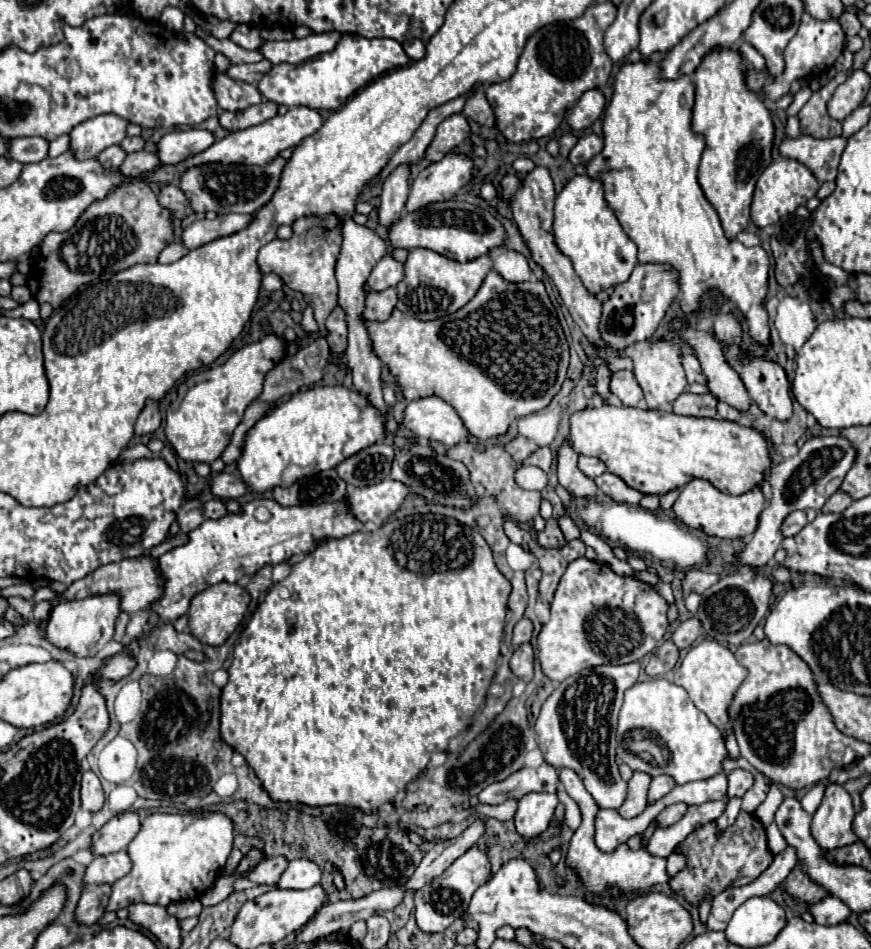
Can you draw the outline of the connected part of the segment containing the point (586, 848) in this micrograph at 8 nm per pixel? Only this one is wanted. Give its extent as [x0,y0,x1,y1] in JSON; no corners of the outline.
[560,768,670,892]

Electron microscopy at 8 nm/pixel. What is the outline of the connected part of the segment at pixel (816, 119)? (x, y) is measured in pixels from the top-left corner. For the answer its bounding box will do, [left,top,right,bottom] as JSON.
[798,72,848,138]

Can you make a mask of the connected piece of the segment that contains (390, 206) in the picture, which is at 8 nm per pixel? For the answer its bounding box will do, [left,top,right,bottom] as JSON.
[378,164,410,228]

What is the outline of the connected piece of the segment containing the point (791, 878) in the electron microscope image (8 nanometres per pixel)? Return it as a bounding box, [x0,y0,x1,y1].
[780,864,832,906]

